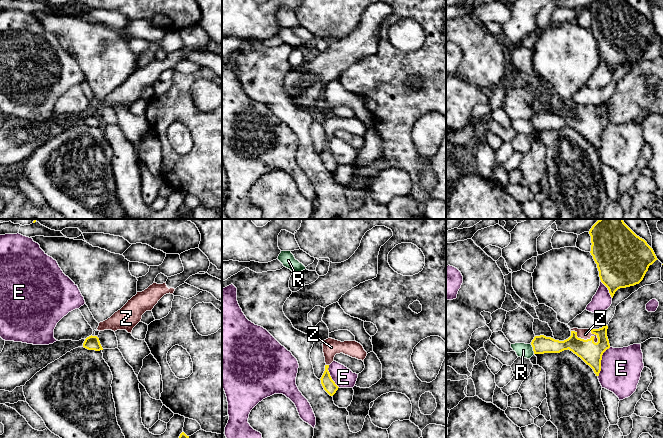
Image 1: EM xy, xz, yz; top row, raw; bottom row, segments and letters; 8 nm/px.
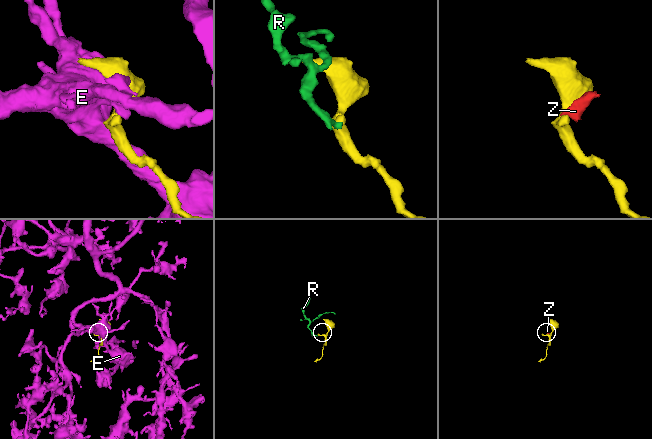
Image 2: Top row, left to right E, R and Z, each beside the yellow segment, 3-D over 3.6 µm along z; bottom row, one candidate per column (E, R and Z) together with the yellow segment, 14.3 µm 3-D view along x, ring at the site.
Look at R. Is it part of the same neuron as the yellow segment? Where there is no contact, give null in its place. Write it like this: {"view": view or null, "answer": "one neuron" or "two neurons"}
{"view": "yz", "answer": "two neurons"}

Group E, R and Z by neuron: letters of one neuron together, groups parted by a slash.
E / R / Z

